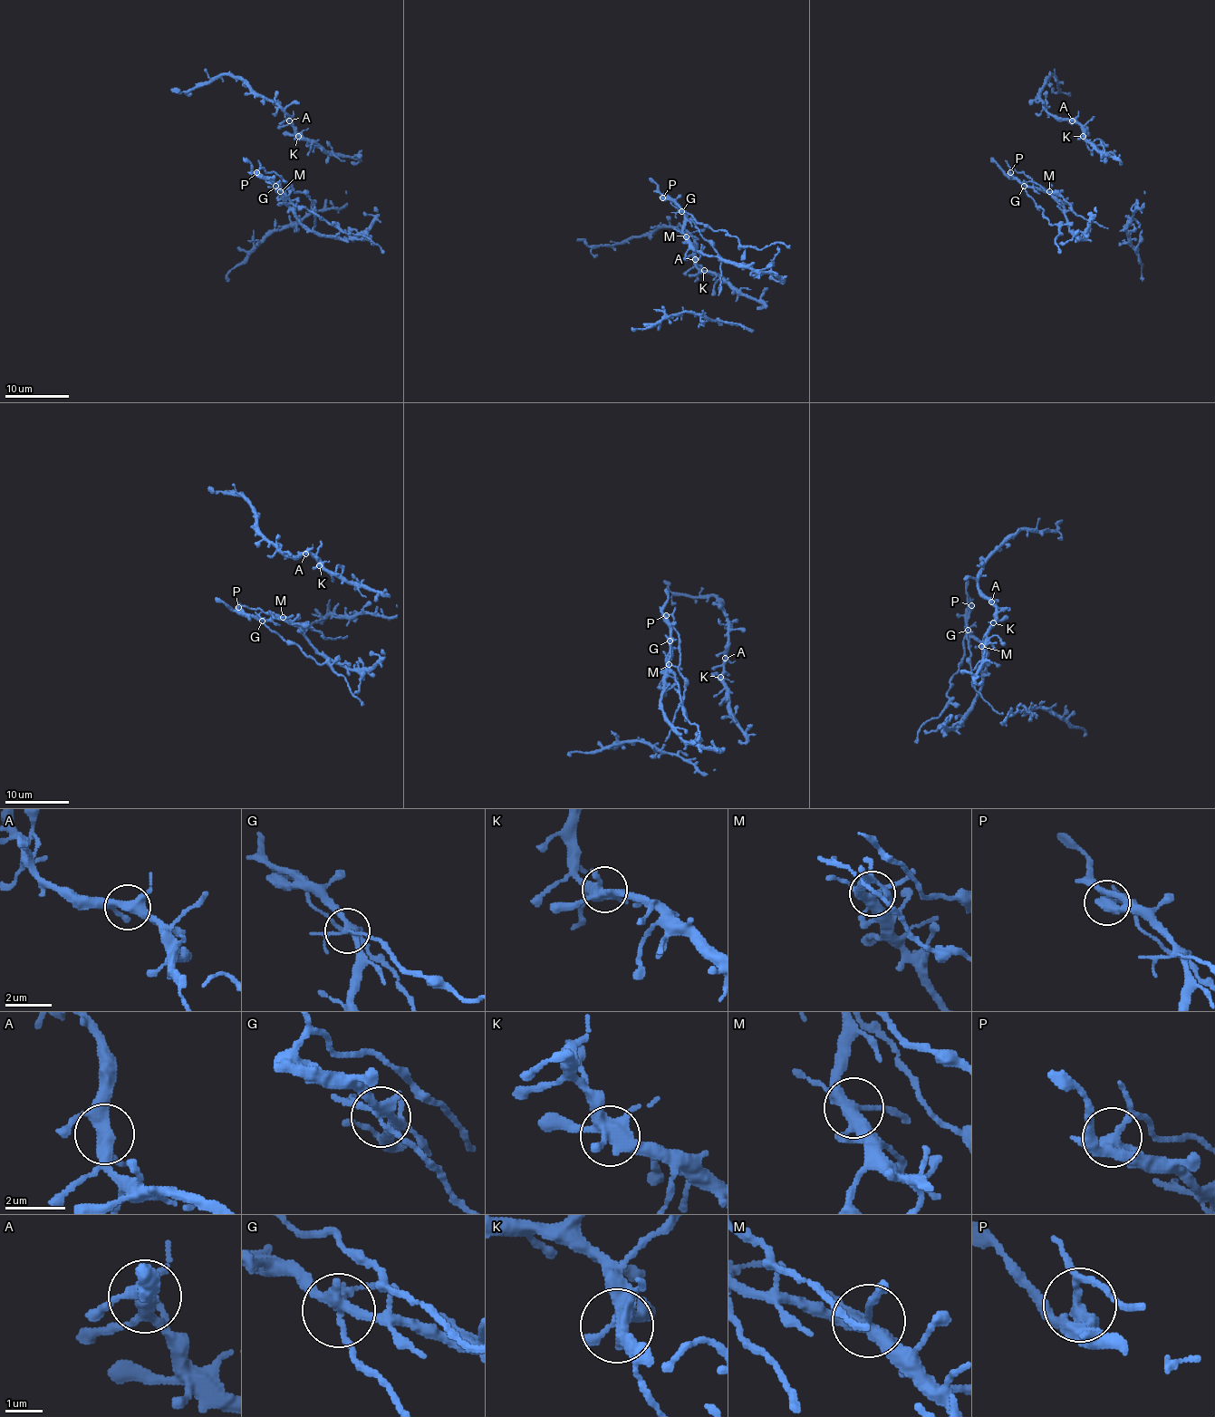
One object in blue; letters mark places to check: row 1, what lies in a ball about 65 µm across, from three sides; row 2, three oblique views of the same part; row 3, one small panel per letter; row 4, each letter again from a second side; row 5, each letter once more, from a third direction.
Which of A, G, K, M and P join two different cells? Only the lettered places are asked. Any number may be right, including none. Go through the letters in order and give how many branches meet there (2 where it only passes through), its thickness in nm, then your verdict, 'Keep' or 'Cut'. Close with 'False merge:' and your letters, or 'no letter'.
A: Branches: 4. Thickness 400 nm. Keep
G: Branches: 4. Thickness 260 nm. Cut
K: Branches: 4. Thickness 400 nm. Keep
M: Branches: 4. Thickness 360 nm. Keep
P: Branches: 4. Thickness 360 nm. Cut
False merge: G, P

